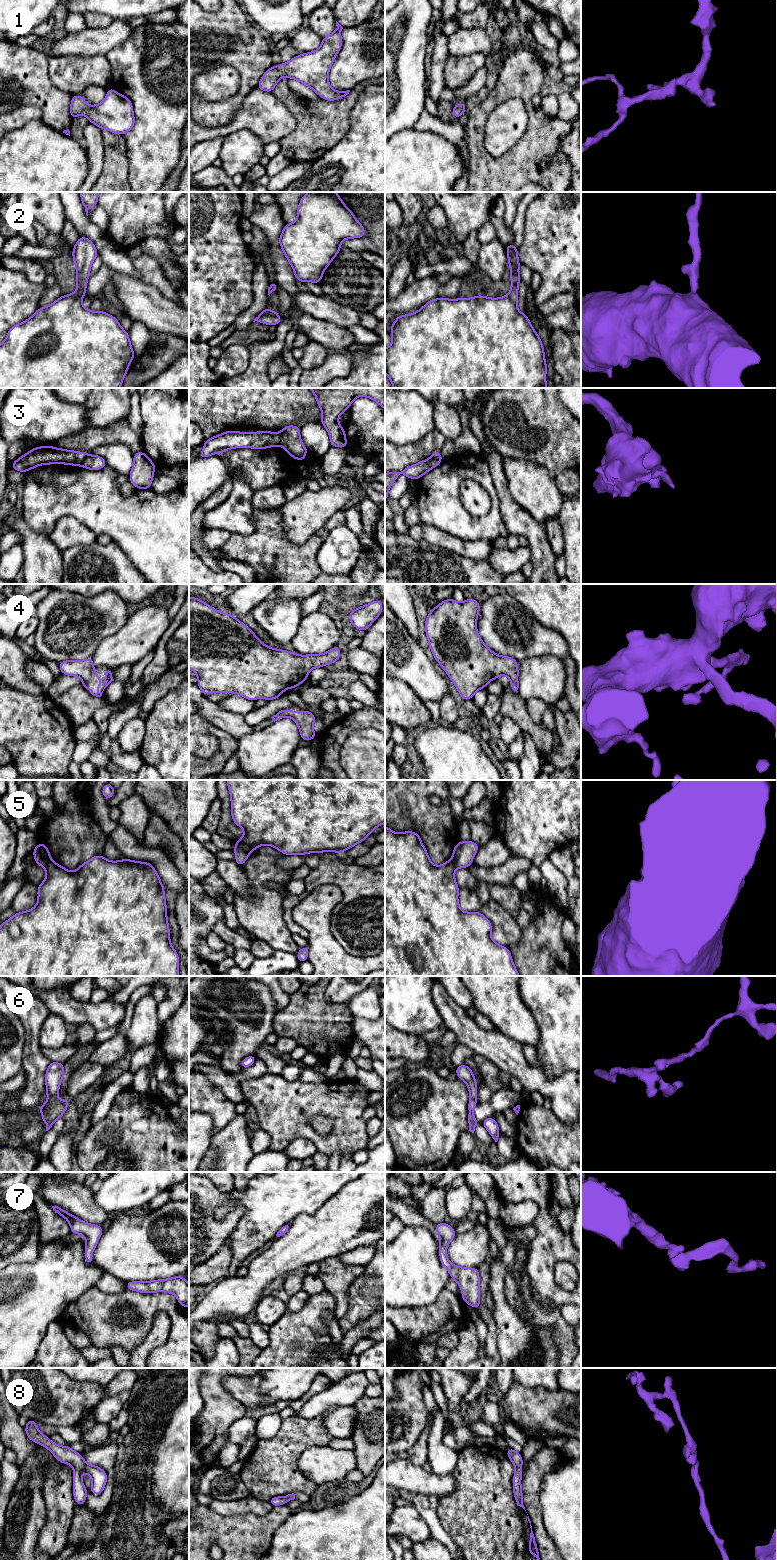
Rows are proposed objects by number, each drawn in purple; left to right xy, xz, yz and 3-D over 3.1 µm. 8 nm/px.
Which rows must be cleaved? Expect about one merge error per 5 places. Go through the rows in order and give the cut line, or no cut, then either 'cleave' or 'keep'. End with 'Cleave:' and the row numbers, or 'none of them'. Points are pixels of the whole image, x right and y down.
1: no cut | keep
2: no cut | keep
3: xz (278, 433), (281, 438), (281, 445) | cleave
4: no cut | keep
5: xz (235, 845), (249, 854) | cleave
6: no cut | keep
7: no cut | keep
8: no cut | keep
Cleave: 3, 5

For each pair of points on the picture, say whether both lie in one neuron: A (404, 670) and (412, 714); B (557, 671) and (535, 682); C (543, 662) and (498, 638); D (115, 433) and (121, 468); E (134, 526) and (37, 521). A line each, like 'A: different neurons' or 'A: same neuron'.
A: different neurons
B: same neuron
C: different neurons
D: different neurons
E: same neuron

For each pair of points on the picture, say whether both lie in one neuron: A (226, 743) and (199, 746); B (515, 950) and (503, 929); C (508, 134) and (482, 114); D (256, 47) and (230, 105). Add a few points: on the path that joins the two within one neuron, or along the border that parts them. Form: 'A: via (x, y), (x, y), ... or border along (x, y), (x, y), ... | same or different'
A: border along (199, 732), (217, 739), (217, 750), (208, 758) | different
B: border along (522, 929), (520, 939), (507, 947) | different
C: border along (504, 101), (500, 102), (489, 114), (483, 141) | different
D: via (251, 61), (249, 80), (243, 91) | same

